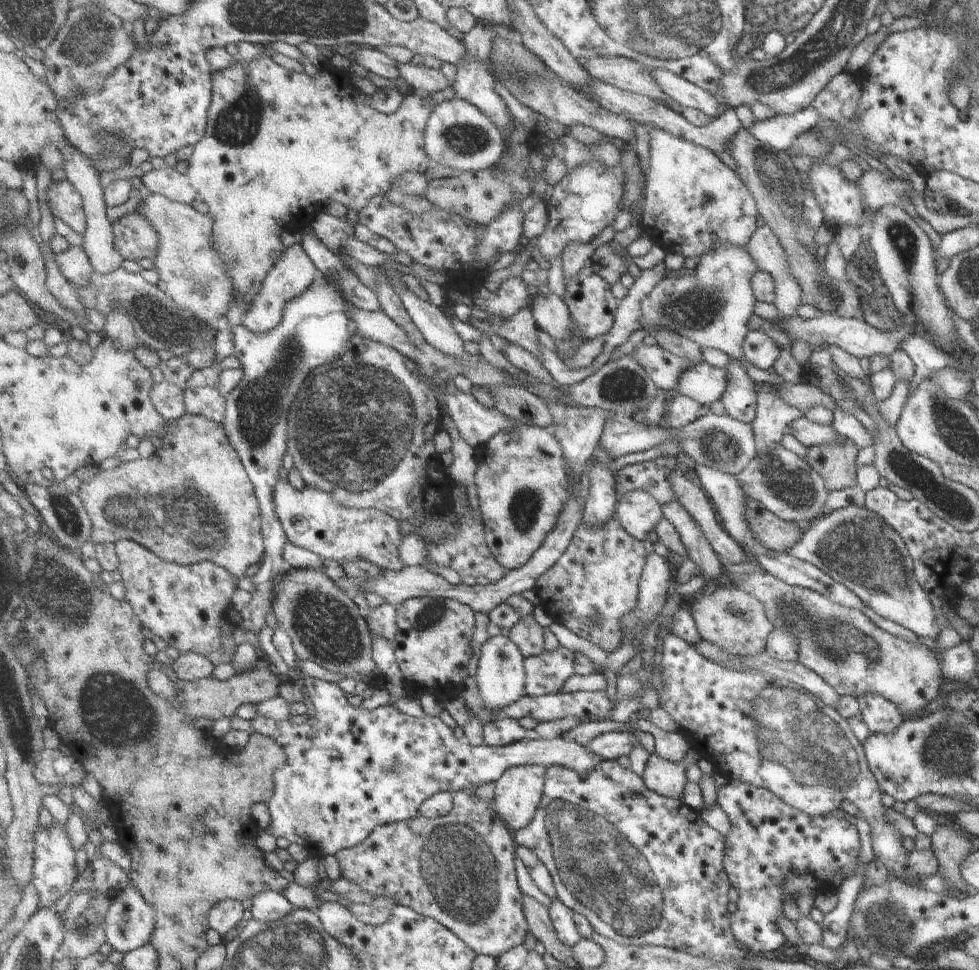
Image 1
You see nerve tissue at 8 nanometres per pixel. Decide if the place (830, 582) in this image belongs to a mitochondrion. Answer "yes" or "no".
yes

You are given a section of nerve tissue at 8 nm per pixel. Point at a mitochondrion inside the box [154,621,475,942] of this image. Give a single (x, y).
(395, 767)

